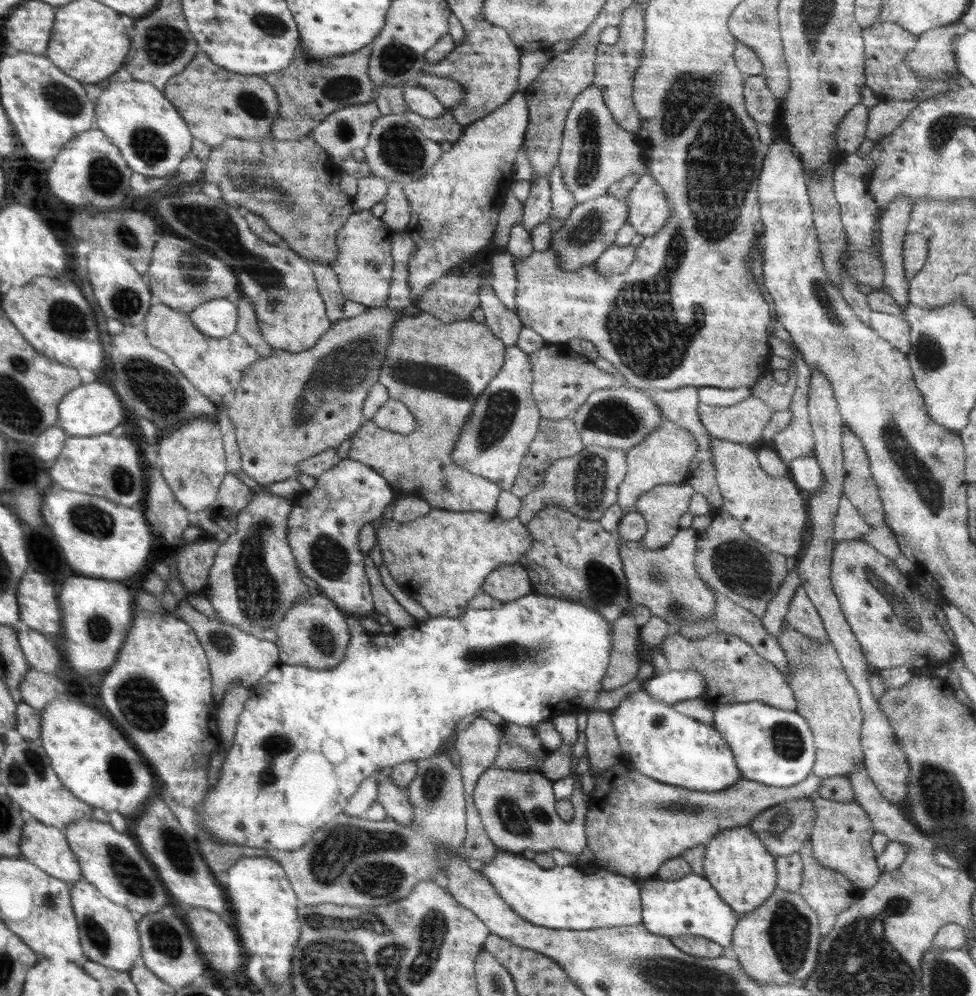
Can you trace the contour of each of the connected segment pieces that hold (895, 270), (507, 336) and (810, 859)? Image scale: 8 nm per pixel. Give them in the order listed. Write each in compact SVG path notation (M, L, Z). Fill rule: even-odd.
M898 198L888 206L880 220L880 262L884 270L883 288L889 297L896 301L903 312L909 302L909 280L903 264L903 240L906 225L910 221L912 204Z
M483 281L480 285L479 307L484 311L486 327L494 338L506 346L514 346L523 328L520 316L502 304L489 281Z
M809 840L802 847L799 854L803 860L803 877L798 893L804 897L808 906L817 914L819 931L823 938L832 930L837 916L847 908L850 908L850 905L855 900L859 899L862 890L856 888L843 874L836 872L833 868L822 866L814 858L811 842Z

